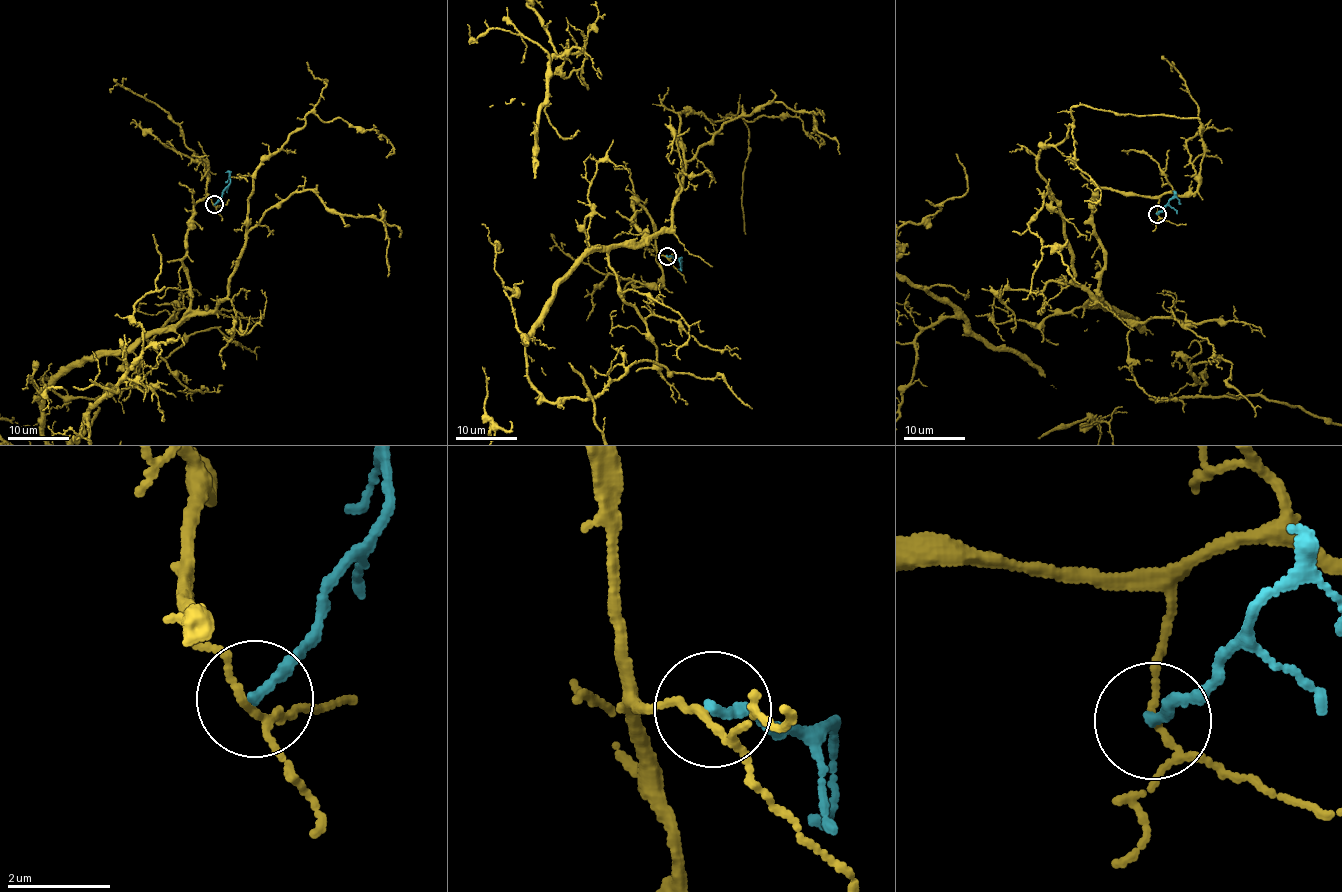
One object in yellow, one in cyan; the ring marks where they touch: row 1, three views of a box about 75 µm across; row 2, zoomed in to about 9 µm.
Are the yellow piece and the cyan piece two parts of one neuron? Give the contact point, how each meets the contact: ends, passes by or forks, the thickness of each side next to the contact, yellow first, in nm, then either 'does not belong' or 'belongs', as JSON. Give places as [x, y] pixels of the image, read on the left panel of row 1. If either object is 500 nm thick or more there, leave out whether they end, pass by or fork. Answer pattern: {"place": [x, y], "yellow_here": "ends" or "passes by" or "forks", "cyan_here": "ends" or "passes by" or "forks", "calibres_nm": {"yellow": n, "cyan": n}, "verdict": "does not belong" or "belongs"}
{"place": [214, 204], "yellow_here": "forks", "cyan_here": "ends", "calibres_nm": {"yellow": 100, "cyan": 190}, "verdict": "does not belong"}

